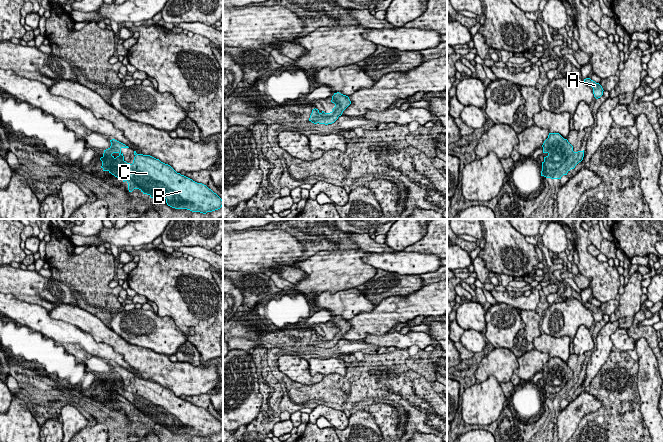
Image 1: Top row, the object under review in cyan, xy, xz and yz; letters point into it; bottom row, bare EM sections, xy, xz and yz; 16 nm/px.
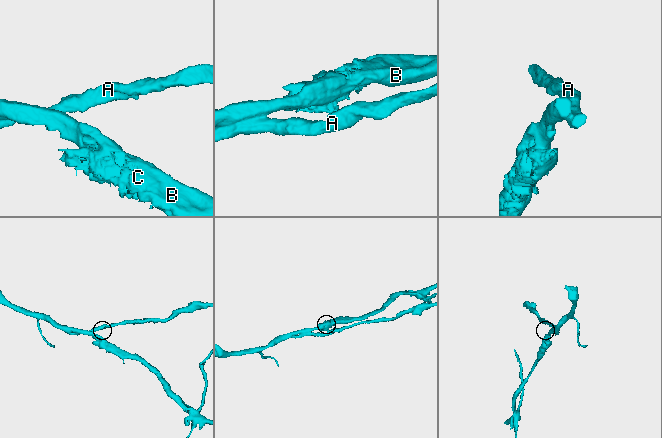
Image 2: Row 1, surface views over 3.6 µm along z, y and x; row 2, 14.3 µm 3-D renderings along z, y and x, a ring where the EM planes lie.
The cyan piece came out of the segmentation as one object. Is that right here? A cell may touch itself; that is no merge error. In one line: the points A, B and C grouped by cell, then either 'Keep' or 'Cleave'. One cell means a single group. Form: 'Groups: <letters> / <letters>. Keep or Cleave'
Groups: A B C. Keep

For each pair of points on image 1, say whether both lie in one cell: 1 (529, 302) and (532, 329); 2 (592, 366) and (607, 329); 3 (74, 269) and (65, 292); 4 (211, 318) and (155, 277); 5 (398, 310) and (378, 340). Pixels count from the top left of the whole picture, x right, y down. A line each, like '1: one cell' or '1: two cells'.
1: two cells
2: one cell
3: two cells
4: one cell
5: two cells

